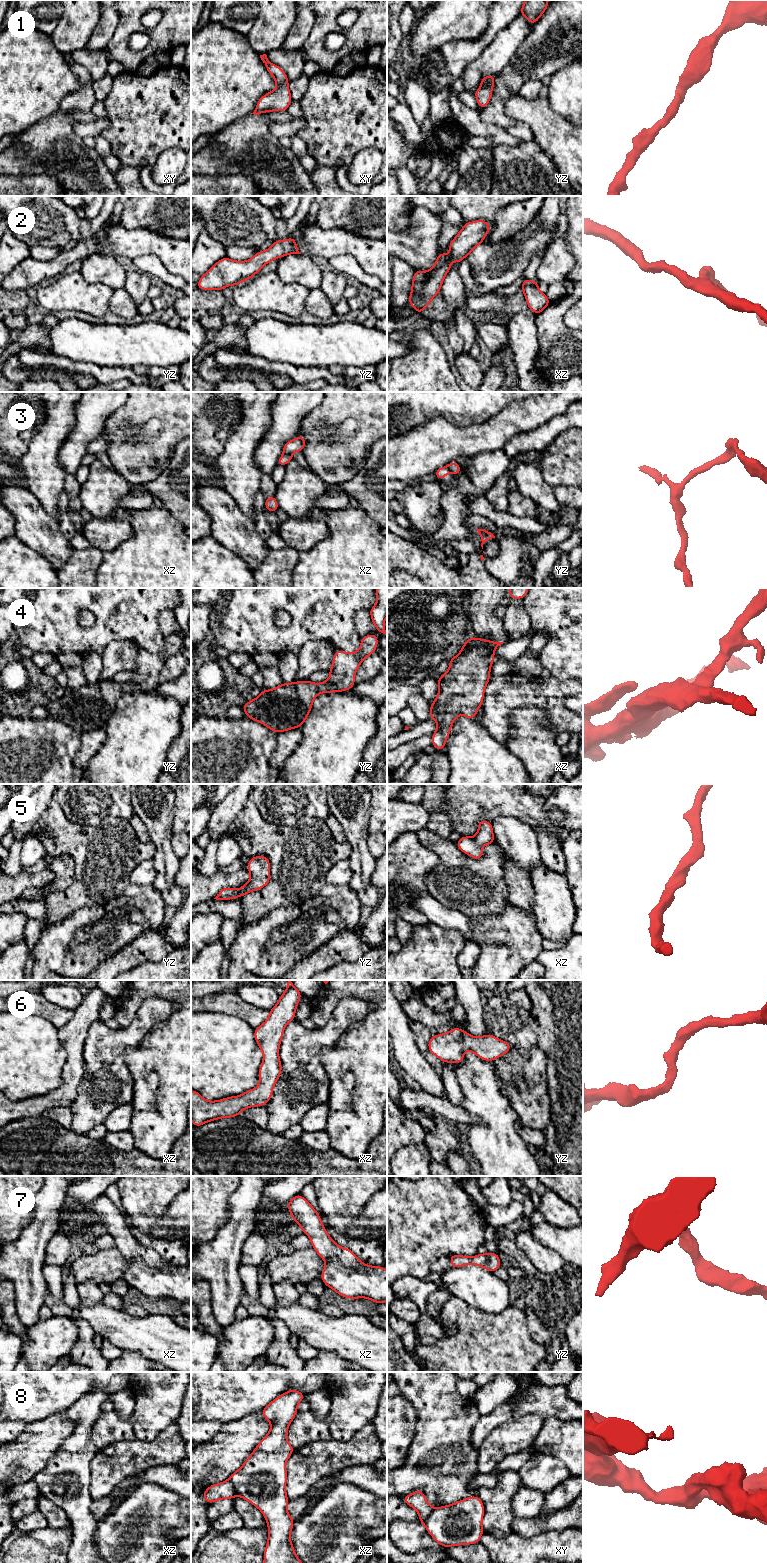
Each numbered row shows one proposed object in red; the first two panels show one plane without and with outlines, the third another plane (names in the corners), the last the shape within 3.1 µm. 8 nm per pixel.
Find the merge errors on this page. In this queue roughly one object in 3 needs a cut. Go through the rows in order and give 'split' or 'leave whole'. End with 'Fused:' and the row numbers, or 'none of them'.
1: leave whole
2: leave whole
3: split
4: leave whole
5: leave whole
6: leave whole
7: leave whole
8: split
Fused: 3, 8

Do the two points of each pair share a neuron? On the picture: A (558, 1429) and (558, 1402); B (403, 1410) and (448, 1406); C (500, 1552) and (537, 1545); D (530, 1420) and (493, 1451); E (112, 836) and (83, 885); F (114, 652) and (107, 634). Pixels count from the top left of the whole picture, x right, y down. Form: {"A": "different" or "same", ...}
{"A": "different", "B": "different", "C": "same", "D": "same", "E": "same", "F": "different"}

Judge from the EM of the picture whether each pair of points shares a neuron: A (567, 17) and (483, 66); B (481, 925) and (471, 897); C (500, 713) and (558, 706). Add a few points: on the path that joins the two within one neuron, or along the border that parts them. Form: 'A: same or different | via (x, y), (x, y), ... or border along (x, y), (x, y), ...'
A: different | border along (533, 26), (533, 29), (506, 65)
B: different | border along (501, 911), (483, 917), (470, 917)
C: same | via (514, 699), (544, 699)

